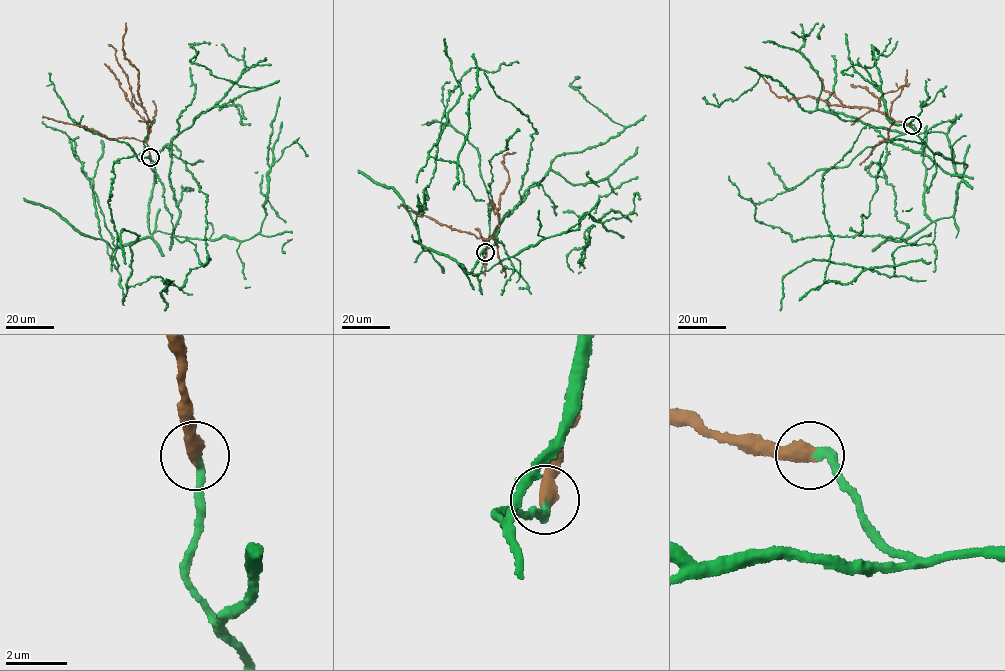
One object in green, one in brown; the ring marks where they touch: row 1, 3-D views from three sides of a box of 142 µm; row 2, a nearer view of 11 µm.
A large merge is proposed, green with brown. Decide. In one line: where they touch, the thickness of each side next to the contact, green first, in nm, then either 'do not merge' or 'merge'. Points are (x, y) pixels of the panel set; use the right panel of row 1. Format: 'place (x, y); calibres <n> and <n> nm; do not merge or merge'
place (912, 125); calibres 280 and 480 nm; merge

